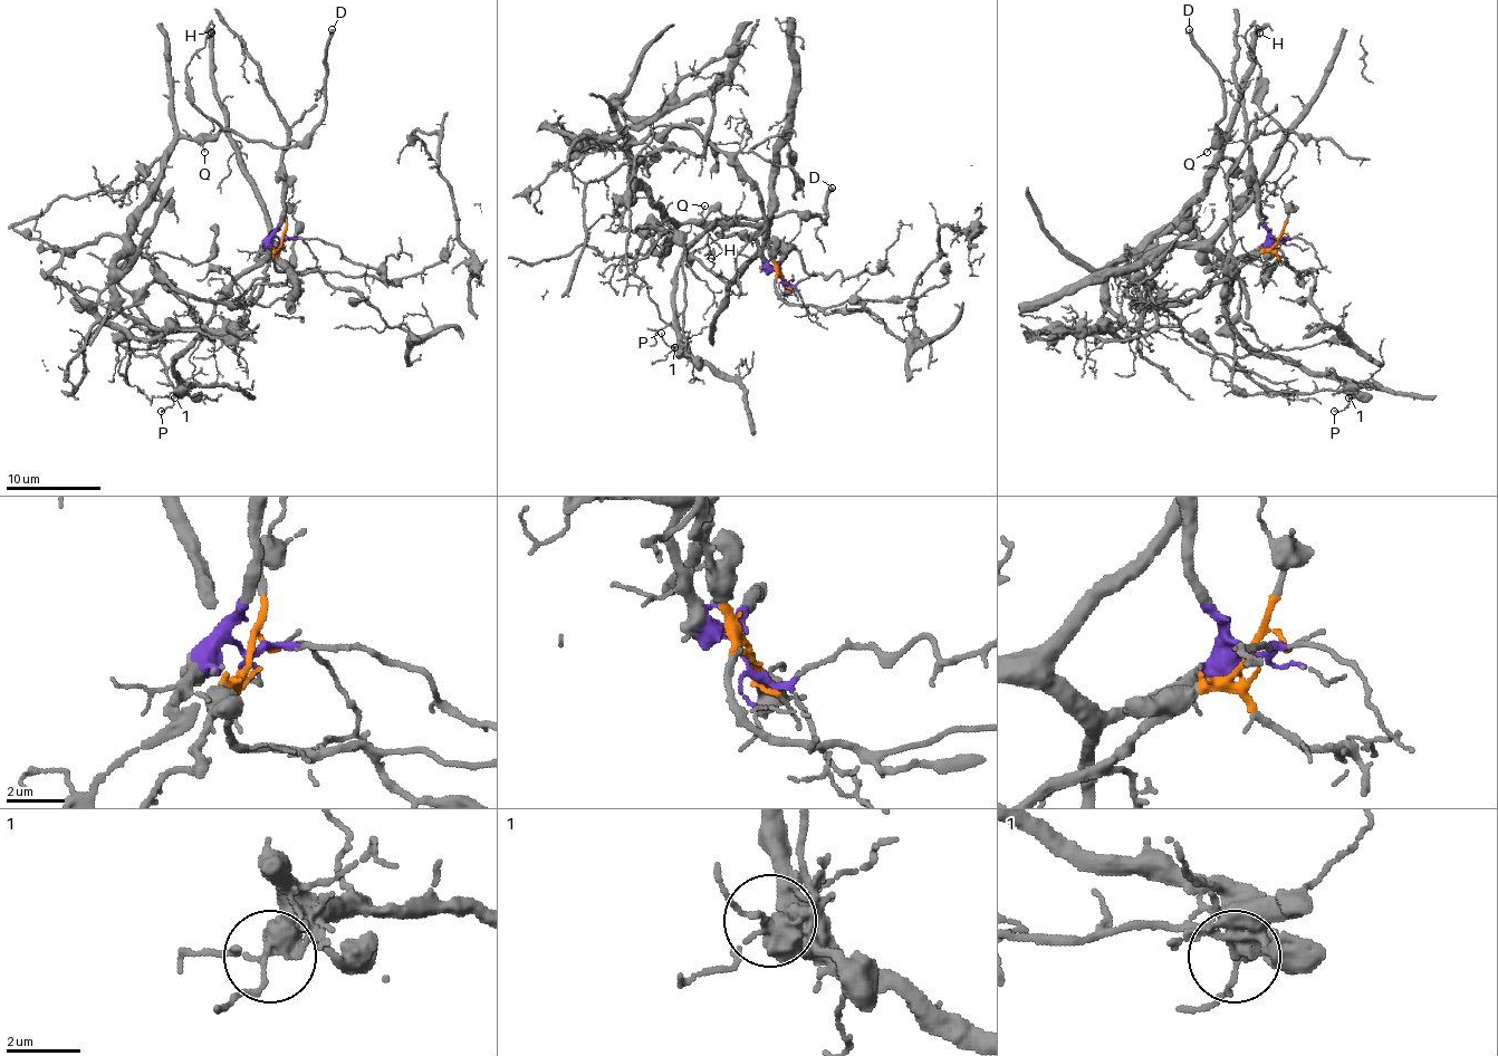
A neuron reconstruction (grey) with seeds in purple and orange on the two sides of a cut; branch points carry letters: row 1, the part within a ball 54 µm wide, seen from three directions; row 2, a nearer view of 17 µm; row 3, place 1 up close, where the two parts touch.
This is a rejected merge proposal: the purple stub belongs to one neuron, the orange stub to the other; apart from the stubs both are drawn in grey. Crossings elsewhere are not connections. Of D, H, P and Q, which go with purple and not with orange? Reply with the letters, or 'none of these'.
H, P

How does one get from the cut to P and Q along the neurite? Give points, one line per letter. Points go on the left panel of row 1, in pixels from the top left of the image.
P: (280, 240), (276, 238), (263, 249), (214, 308), (214, 318), (173, 358), (179, 382), (173, 403), (162, 411)
Q: (280, 240), (249, 301), (200, 301), (135, 249), (131, 219), (162, 164), (181, 137), (198, 137), (204, 152)

